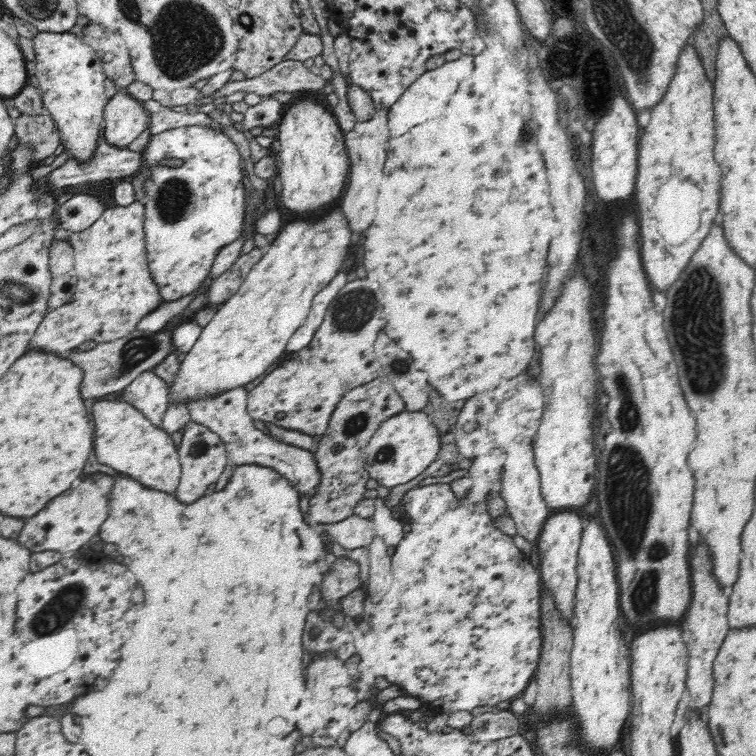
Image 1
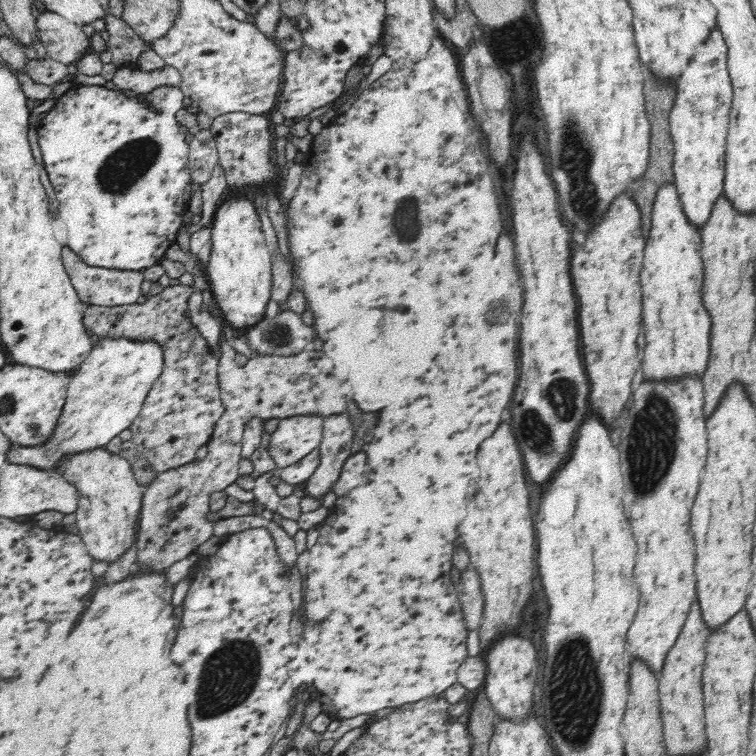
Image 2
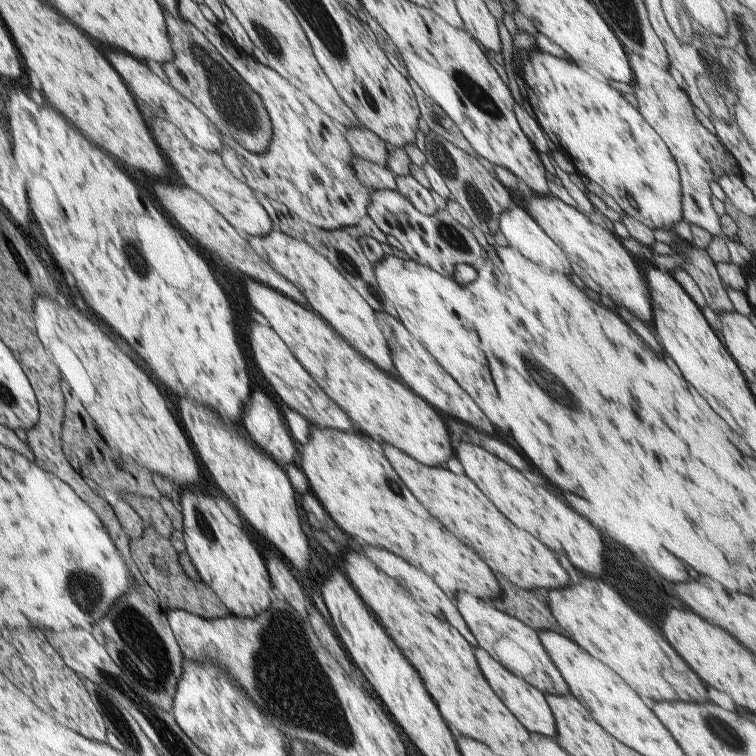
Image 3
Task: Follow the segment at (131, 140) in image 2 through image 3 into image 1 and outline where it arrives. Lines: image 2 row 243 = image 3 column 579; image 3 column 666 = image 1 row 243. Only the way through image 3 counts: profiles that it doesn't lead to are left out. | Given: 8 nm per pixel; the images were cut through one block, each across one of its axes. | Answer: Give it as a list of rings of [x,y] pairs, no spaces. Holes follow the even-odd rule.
[[[182,126],[182,128],[172,128],[172,130],[164,130],[160,134],[152,134],[152,140],[146,148],[146,152],[142,154],[142,170],[150,170],[150,182],[146,182],[146,188],[144,188],[144,196],[142,198],[142,204],[146,208],[144,212],[144,230],[146,230],[146,256],[148,256],[148,270],[152,272],[152,280],[156,284],[160,284],[160,290],[162,290],[162,300],[164,302],[172,302],[172,300],[178,300],[178,298],[186,298],[190,296],[192,292],[196,292],[198,288],[202,288],[204,280],[208,278],[210,274],[210,268],[218,256],[218,252],[236,242],[238,238],[242,238],[242,228],[244,228],[244,214],[246,214],[246,194],[244,194],[244,174],[242,174],[242,160],[240,160],[240,150],[238,146],[234,144],[232,138],[228,138],[222,130],[216,130],[216,128],[208,128],[208,126]]]

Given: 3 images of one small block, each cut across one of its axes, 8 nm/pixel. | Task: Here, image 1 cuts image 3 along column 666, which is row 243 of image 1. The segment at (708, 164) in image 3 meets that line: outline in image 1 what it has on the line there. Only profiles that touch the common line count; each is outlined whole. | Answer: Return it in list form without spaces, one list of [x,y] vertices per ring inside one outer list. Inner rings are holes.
[[[142,200],[130,206],[114,206],[106,208],[106,212],[98,218],[98,222],[78,234],[72,234],[68,244],[74,250],[74,270],[78,272],[76,288],[74,288],[74,298],[70,304],[64,304],[62,308],[50,310],[44,314],[44,320],[36,328],[36,334],[32,336],[28,350],[44,350],[50,354],[70,354],[78,352],[78,346],[84,342],[112,342],[122,336],[128,336],[130,332],[138,330],[138,322],[160,308],[164,304],[162,300],[162,290],[160,284],[152,280],[152,272],[148,270],[148,256],[146,256],[146,230],[144,230],[144,204]]]

